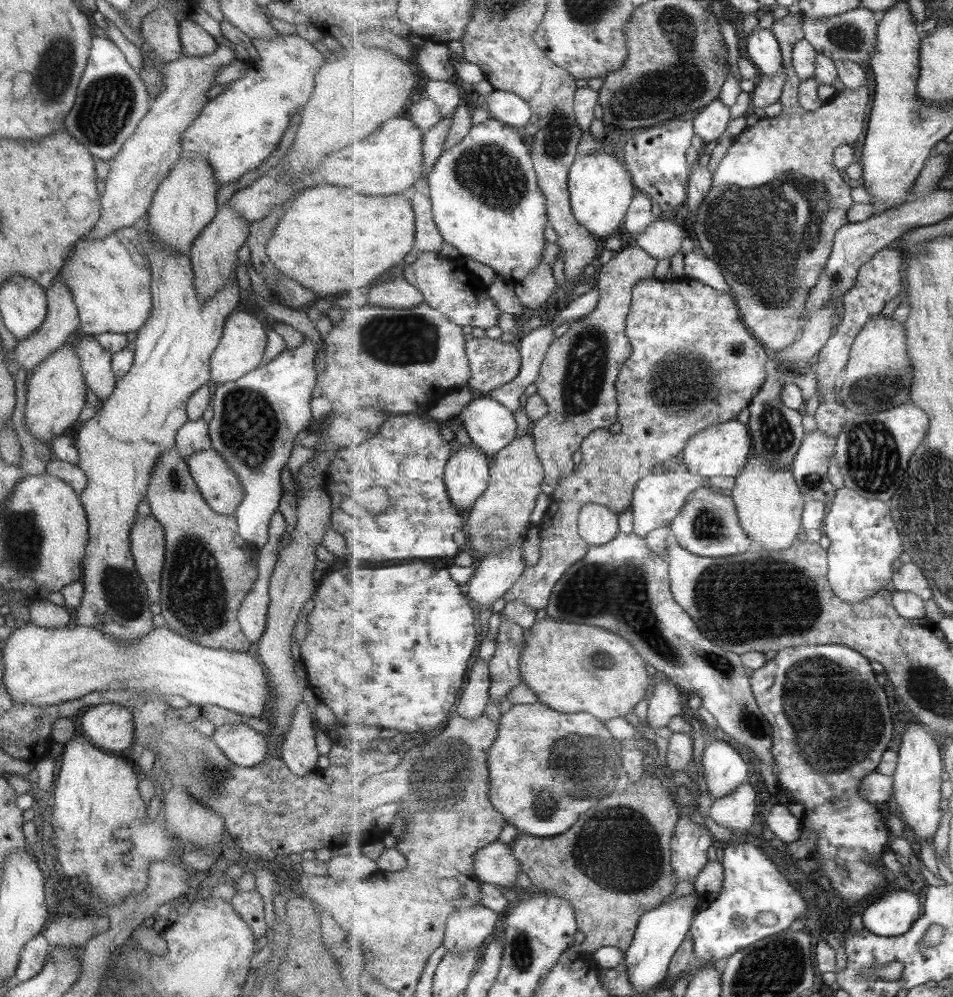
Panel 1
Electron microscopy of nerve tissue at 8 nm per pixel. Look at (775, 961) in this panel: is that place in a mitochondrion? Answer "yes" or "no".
yes

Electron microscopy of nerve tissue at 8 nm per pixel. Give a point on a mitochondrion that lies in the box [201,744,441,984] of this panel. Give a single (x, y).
(218, 776)

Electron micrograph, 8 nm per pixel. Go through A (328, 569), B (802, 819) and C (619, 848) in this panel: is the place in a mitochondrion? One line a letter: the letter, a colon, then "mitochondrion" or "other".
A: other
B: other
C: mitochondrion

